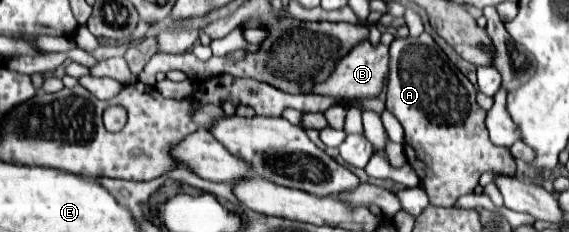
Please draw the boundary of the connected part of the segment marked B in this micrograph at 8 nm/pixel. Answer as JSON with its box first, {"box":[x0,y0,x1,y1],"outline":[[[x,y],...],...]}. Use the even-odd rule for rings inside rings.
{"box":[314,40,388,104],"outline":[[[366,40],[366,42],[358,44],[356,48],[352,48],[352,52],[338,64],[336,72],[332,72],[332,76],[326,82],[314,86],[314,92],[316,94],[330,94],[338,100],[338,104],[344,104],[344,102],[348,104],[358,98],[378,96],[384,88],[386,76],[388,76],[388,48],[382,44],[372,46]]]}

